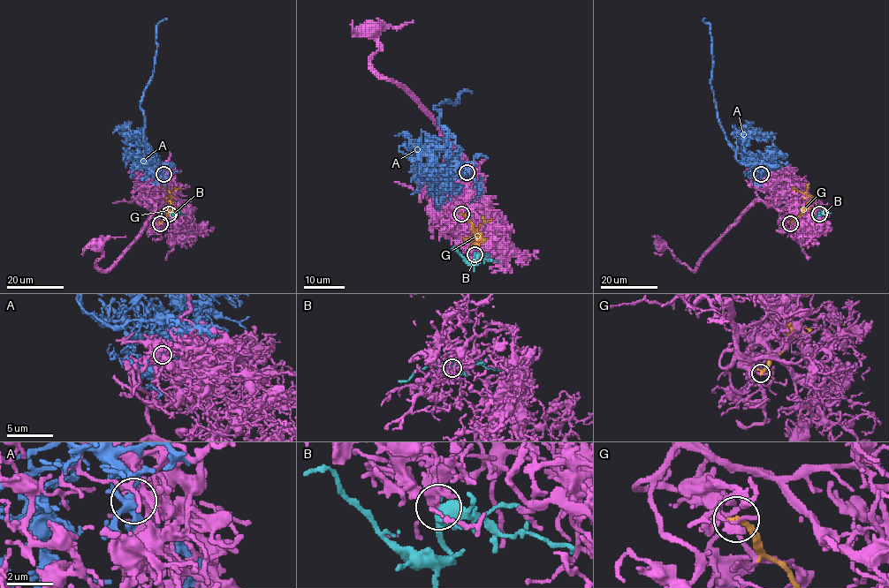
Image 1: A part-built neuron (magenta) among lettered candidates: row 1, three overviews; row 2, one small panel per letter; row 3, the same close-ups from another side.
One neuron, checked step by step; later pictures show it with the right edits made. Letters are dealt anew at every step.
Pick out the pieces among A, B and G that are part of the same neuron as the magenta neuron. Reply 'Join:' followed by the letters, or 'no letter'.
Join: B

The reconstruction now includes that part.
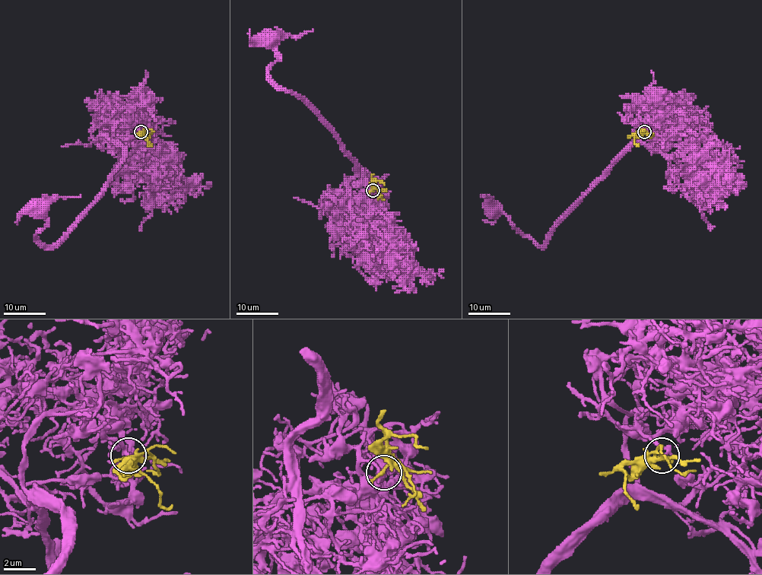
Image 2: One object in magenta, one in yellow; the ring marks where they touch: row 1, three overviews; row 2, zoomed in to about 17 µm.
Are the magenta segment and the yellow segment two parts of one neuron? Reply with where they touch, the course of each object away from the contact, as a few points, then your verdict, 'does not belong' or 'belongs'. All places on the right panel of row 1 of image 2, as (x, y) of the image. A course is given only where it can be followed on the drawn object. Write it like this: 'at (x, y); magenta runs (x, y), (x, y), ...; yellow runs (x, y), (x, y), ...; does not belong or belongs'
at (644, 131); magenta runs (644, 132), (637, 120), (635, 123), (637, 139), (554, 229), (542, 246), (521, 234), (501, 211), (493, 208); yellow runs (644, 132), (633, 135), (633, 141), (638, 144); belongs

